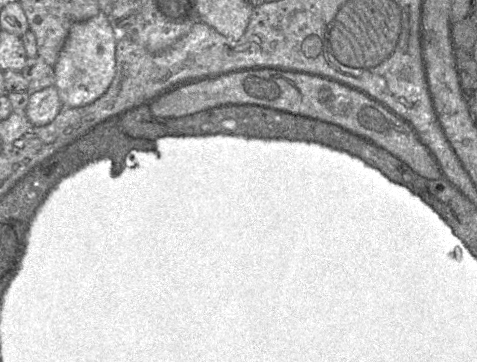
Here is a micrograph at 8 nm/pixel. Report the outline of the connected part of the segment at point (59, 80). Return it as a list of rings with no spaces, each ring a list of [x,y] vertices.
[[[103,12],[71,26],[54,65],[54,85],[63,106],[90,104],[108,89],[115,75],[117,41],[118,32]]]

